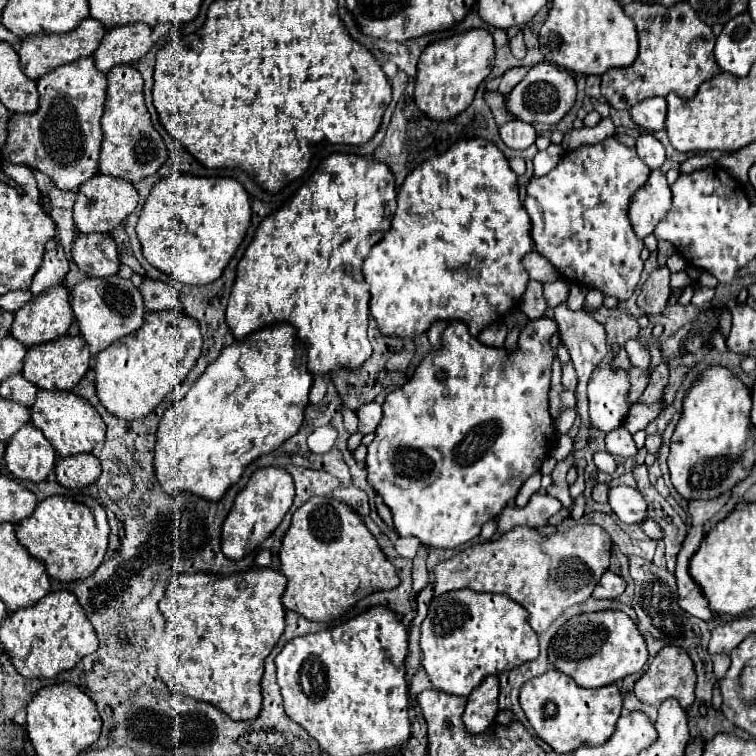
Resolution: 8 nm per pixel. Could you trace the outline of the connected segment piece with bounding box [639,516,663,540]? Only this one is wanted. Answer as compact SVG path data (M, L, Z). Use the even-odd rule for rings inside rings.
M647 516L647 518L645 518L645 520L643 520L639 526L641 526L641 530L643 530L643 532L645 532L649 538L655 538L655 540L661 540L661 538L663 538L661 528L659 528L659 526L653 522L653 518L651 518L651 516Z

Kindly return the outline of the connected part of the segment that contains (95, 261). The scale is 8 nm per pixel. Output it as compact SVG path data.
M79 234L71 250L73 262L91 278L105 278L119 272L119 254L109 234Z

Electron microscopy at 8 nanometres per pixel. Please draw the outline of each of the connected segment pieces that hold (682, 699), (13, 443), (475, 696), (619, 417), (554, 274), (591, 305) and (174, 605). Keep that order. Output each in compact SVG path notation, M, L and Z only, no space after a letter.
M677 646L661 648L661 652L655 656L647 672L635 682L635 696L643 704L659 704L663 700L675 698L681 704L681 708L687 710L695 702L695 670L693 662L689 660L689 654Z
M27 422L19 428L13 438L7 442L5 464L9 472L19 480L43 482L55 466L55 450L45 440L43 432Z
M487 676L467 698L467 708L463 712L463 722L471 734L485 732L497 712L497 696L499 696L499 678L497 676Z
M595 368L589 378L589 416L591 426L599 432L613 432L629 416L631 378L625 368Z
M531 252L529 256L525 256L525 268L527 268L531 280L539 280L543 284L559 278L559 272L537 252Z
M589 288L589 292L587 292L587 300L585 300L585 310L587 312L593 312L593 310L597 310L601 304L603 304L603 292L599 290L599 288Z
M255 568L233 576L181 574L175 576L158 608L165 616L164 632L155 636L157 675L173 694L209 702L233 720L255 720L261 712L261 676L265 658L285 630L285 608L281 596L287 578L271 568Z

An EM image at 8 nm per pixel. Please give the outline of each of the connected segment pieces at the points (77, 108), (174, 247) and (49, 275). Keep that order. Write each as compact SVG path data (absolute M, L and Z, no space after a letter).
M79 58L39 78L37 88L39 108L33 114L11 116L9 136L5 148L1 150L1 160L27 164L49 176L55 188L77 192L85 180L97 174L107 78L95 68L93 58Z
M161 178L149 192L137 236L151 266L181 284L209 284L221 276L251 222L247 190L235 178Z
M57 244L53 250L47 250L43 256L43 264L39 268L39 272L33 278L31 284L31 298L41 296L45 290L49 290L51 286L57 286L65 280L65 274L69 272L69 260L63 252L63 246Z

